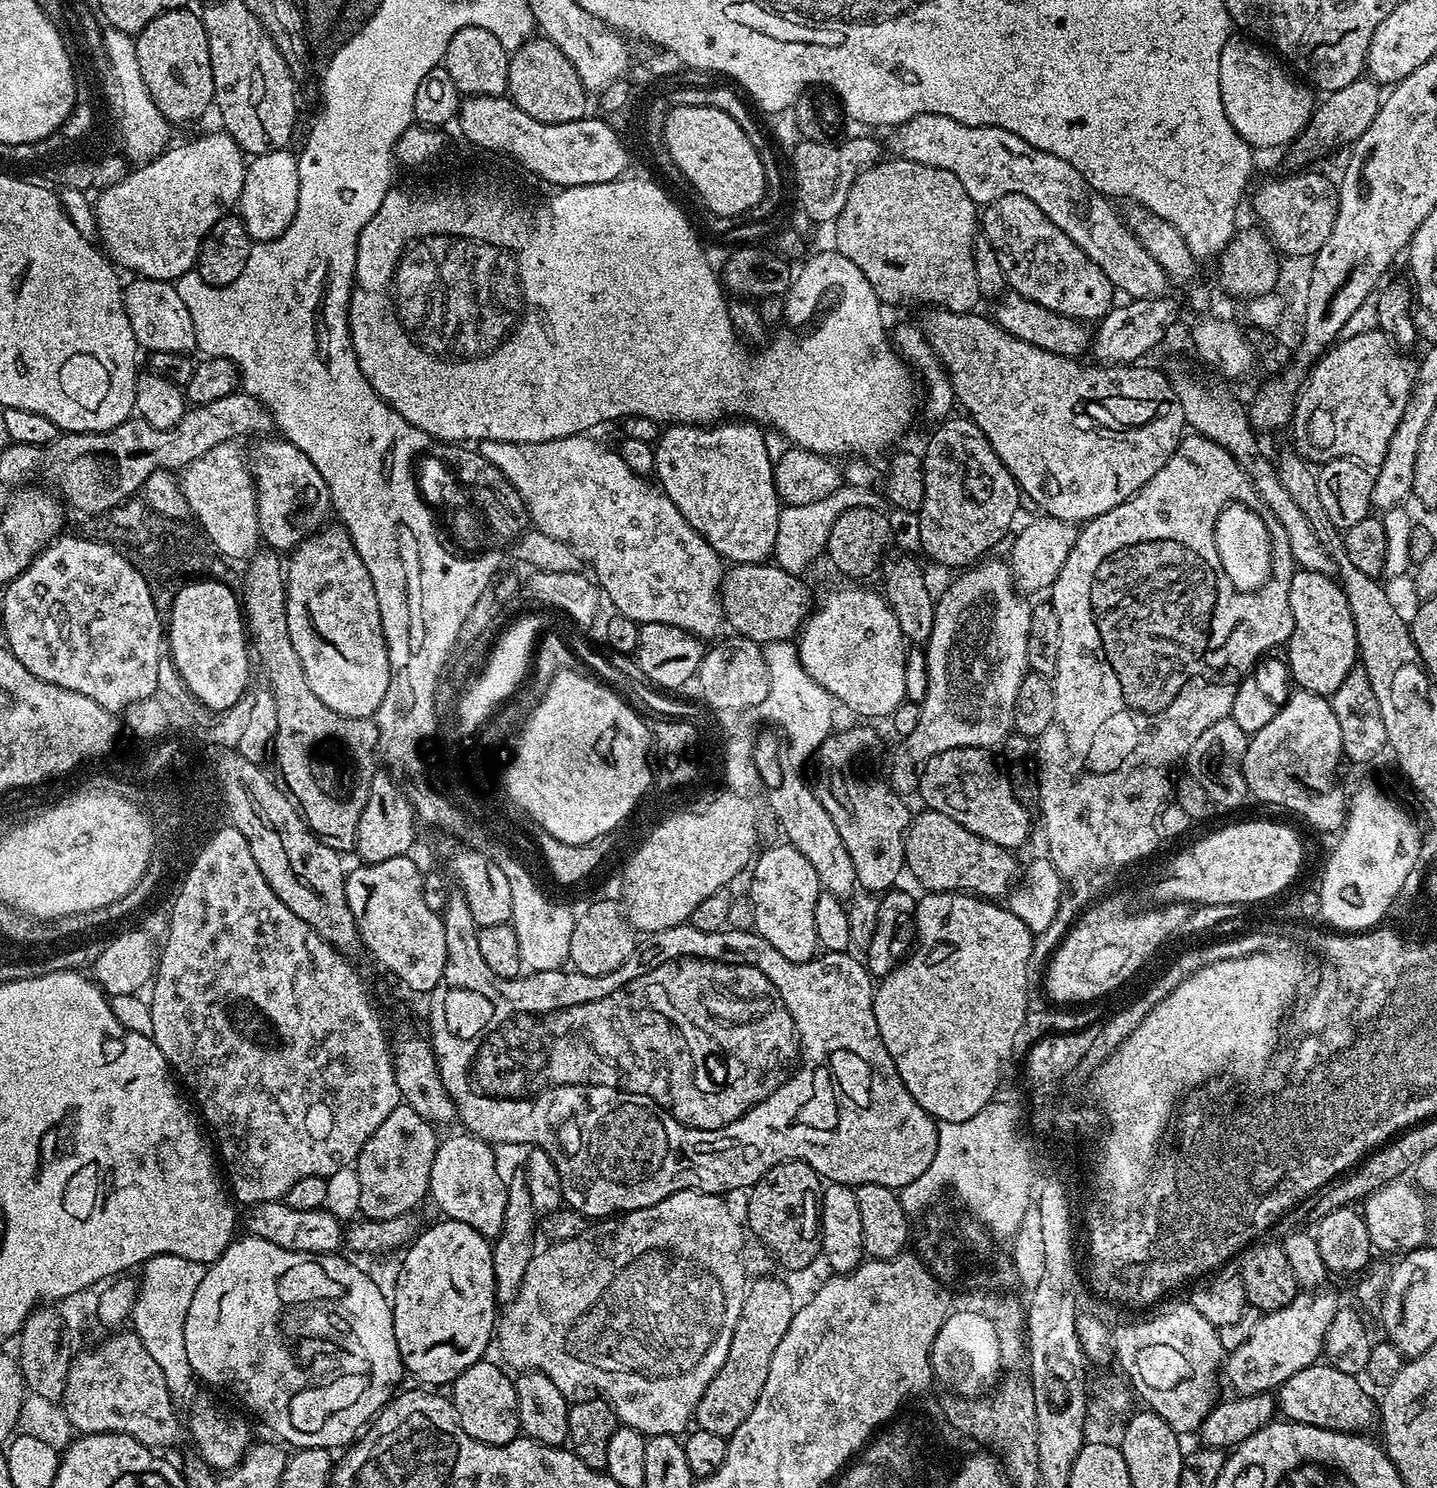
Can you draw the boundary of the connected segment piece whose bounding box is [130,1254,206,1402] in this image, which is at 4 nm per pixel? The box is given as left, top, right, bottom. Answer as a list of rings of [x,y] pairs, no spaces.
[[[166,1254],[151,1256],[149,1260],[145,1260],[142,1271],[144,1273],[138,1276],[136,1301],[132,1307],[130,1324],[136,1336],[142,1338],[142,1346],[146,1346],[150,1358],[154,1358],[156,1365],[162,1369],[170,1398],[174,1402],[181,1402],[180,1400],[187,1398],[188,1391],[192,1388],[192,1380],[194,1381],[190,1358],[186,1358],[187,1310],[190,1309],[190,1302],[203,1280],[206,1268],[199,1259]]]

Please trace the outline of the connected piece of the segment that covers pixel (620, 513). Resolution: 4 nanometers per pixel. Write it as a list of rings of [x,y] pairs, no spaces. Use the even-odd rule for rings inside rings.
[[[581,434],[558,438],[557,440],[547,440],[546,442],[481,440],[478,444],[478,450],[494,466],[498,466],[498,470],[502,470],[502,474],[511,482],[514,490],[518,490],[522,502],[528,508],[528,519],[534,525],[535,531],[546,534],[550,538],[558,538],[558,542],[566,542],[566,546],[570,546],[583,563],[585,560],[590,567],[596,568],[595,583],[602,589],[604,596],[608,595],[608,600],[613,604],[613,609],[617,613],[635,620],[638,625],[669,624],[675,628],[682,629],[683,632],[691,632],[693,636],[701,641],[715,641],[716,639],[714,638],[719,634],[720,627],[723,629],[726,624],[724,607],[720,604],[720,582],[724,579],[726,571],[725,561],[702,539],[698,534],[698,530],[694,530],[690,526],[690,522],[686,522],[686,518],[682,518],[678,506],[674,506],[674,502],[670,502],[670,498],[664,491],[656,486],[651,488],[648,485],[649,481],[645,477],[634,474],[634,470],[630,470],[630,466],[626,466],[626,462],[620,456],[619,451],[612,449],[611,452],[610,449],[603,448],[598,441],[591,440],[592,438],[591,435]]]

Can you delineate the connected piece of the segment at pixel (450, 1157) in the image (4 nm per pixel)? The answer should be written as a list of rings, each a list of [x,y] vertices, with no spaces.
[[[461,1132],[437,1145],[434,1163],[431,1167],[431,1182],[429,1195],[434,1198],[435,1204],[440,1208],[441,1215],[449,1220],[465,1222],[474,1227],[480,1234],[489,1240],[494,1240],[500,1235],[504,1225],[505,1210],[508,1205],[508,1188],[505,1177],[502,1178],[496,1158],[495,1149],[484,1140],[478,1139],[468,1132]]]

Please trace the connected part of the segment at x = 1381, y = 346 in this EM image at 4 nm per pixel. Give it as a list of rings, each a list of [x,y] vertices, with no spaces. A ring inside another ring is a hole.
[[[1375,330],[1340,340],[1311,365],[1306,383],[1296,397],[1296,411],[1290,425],[1290,432],[1296,435],[1294,448],[1304,460],[1316,466],[1331,460],[1358,460],[1365,466],[1379,466],[1384,461],[1416,382],[1414,360],[1402,353],[1384,332]]]

